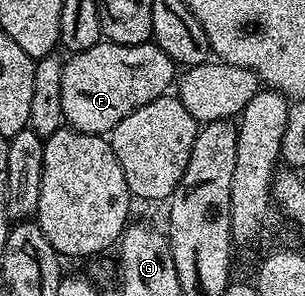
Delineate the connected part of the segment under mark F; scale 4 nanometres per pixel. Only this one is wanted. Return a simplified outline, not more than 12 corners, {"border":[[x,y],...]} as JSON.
{"border":[[153,42],[66,57],[64,121],[110,134],[168,95],[177,66]]}

